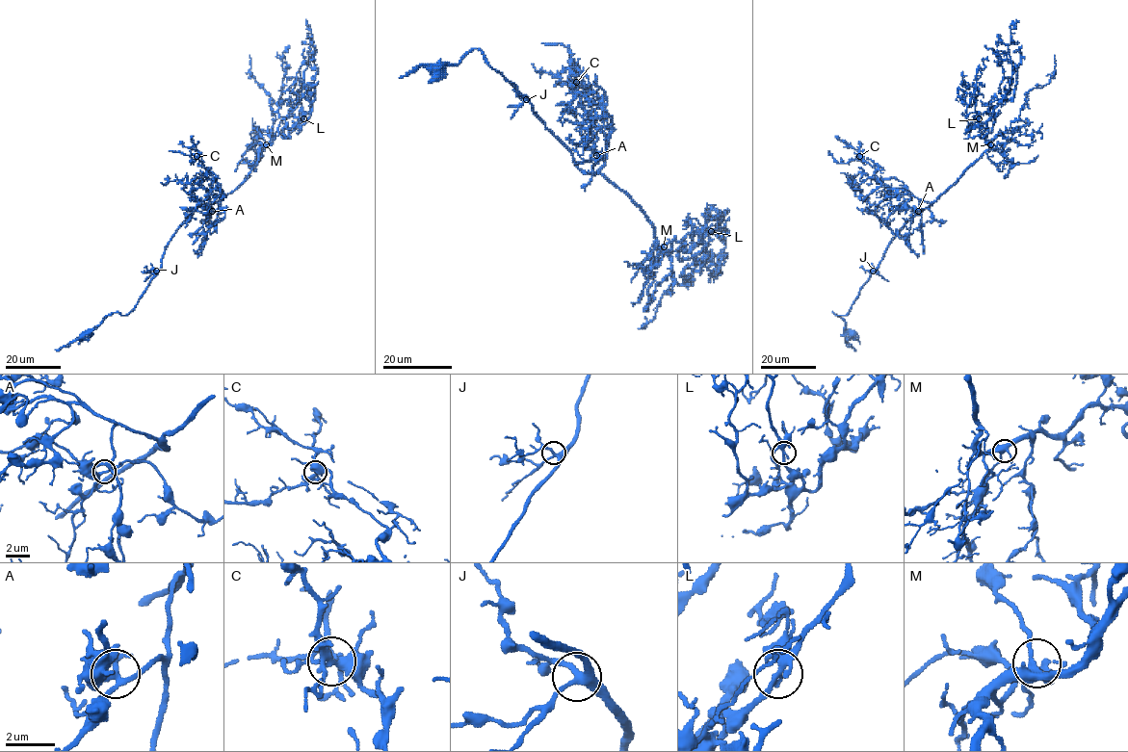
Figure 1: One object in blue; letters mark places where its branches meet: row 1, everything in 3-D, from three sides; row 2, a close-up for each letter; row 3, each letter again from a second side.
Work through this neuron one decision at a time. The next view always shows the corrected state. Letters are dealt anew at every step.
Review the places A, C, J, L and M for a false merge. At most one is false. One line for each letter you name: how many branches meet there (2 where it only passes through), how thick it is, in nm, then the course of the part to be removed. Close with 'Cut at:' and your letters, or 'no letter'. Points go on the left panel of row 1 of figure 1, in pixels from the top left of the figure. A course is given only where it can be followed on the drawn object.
Cut at: no letter

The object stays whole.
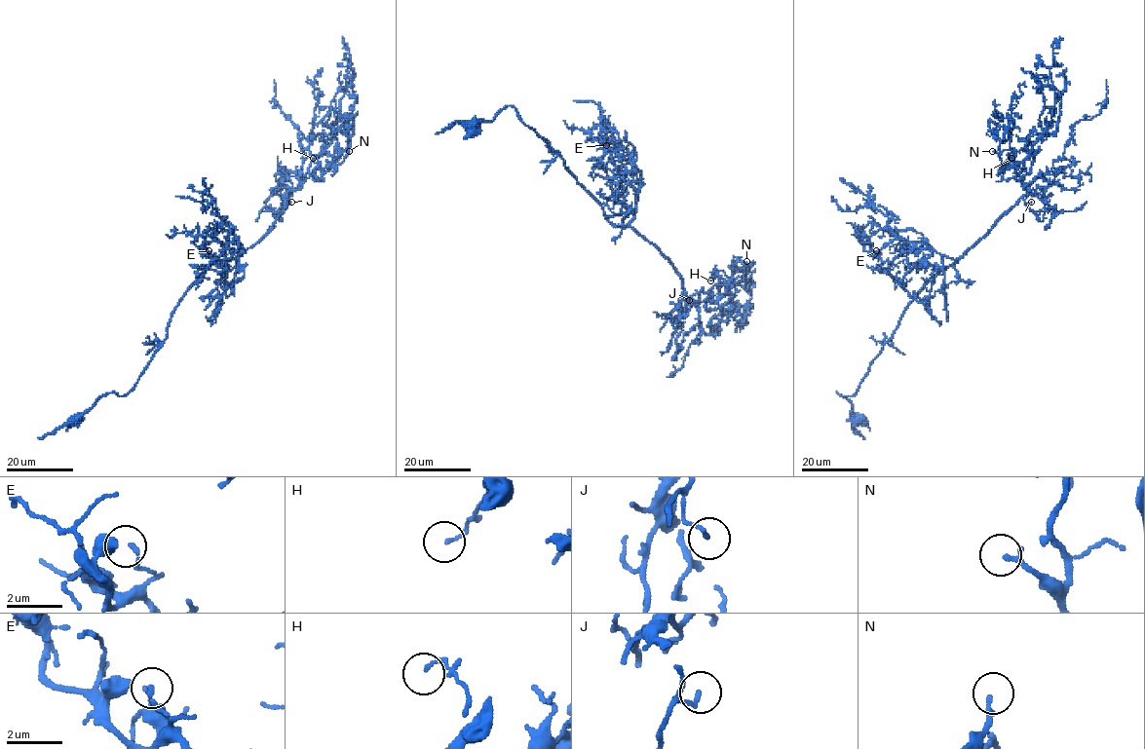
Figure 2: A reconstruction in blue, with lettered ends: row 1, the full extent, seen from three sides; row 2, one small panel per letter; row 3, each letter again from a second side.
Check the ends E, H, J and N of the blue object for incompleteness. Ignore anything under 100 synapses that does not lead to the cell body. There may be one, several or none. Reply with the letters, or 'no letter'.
N

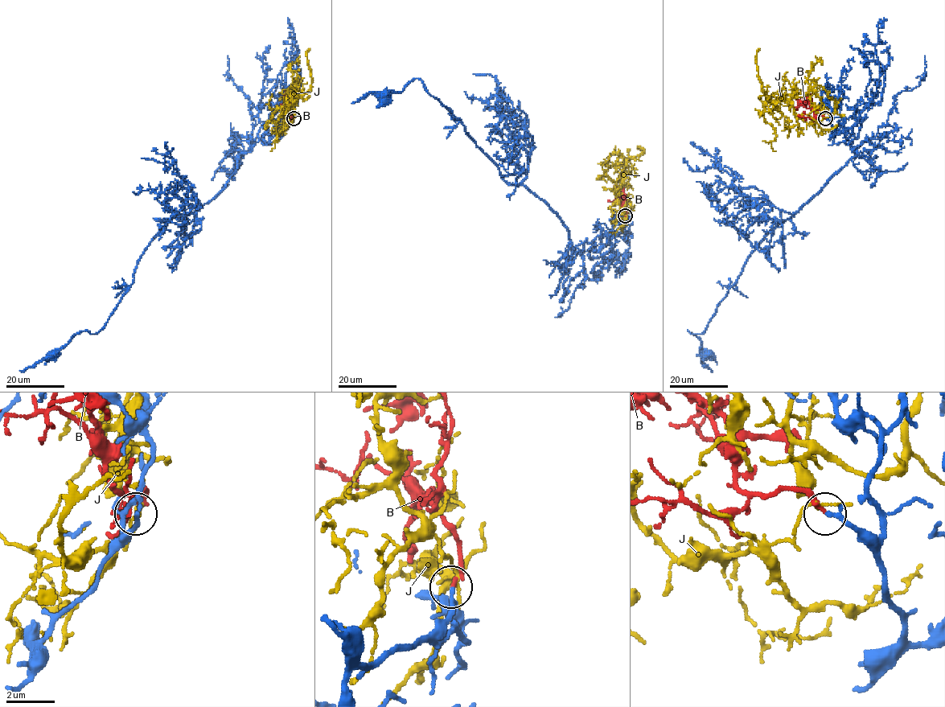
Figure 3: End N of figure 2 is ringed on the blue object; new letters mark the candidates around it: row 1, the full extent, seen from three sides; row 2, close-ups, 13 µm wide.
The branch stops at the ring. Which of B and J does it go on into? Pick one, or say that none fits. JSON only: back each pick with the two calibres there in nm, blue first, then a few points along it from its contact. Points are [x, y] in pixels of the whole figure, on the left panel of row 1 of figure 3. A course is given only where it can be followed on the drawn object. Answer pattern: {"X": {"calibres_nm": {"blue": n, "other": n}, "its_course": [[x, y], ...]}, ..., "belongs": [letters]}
{"B": {"calibres_nm": {"blue": 190, "other": 160}, "its_course": [[293, 118], [294, 116], [289, 113], [287, 101], [288, 105], [282, 108]]}, "belongs": ["B"]}

